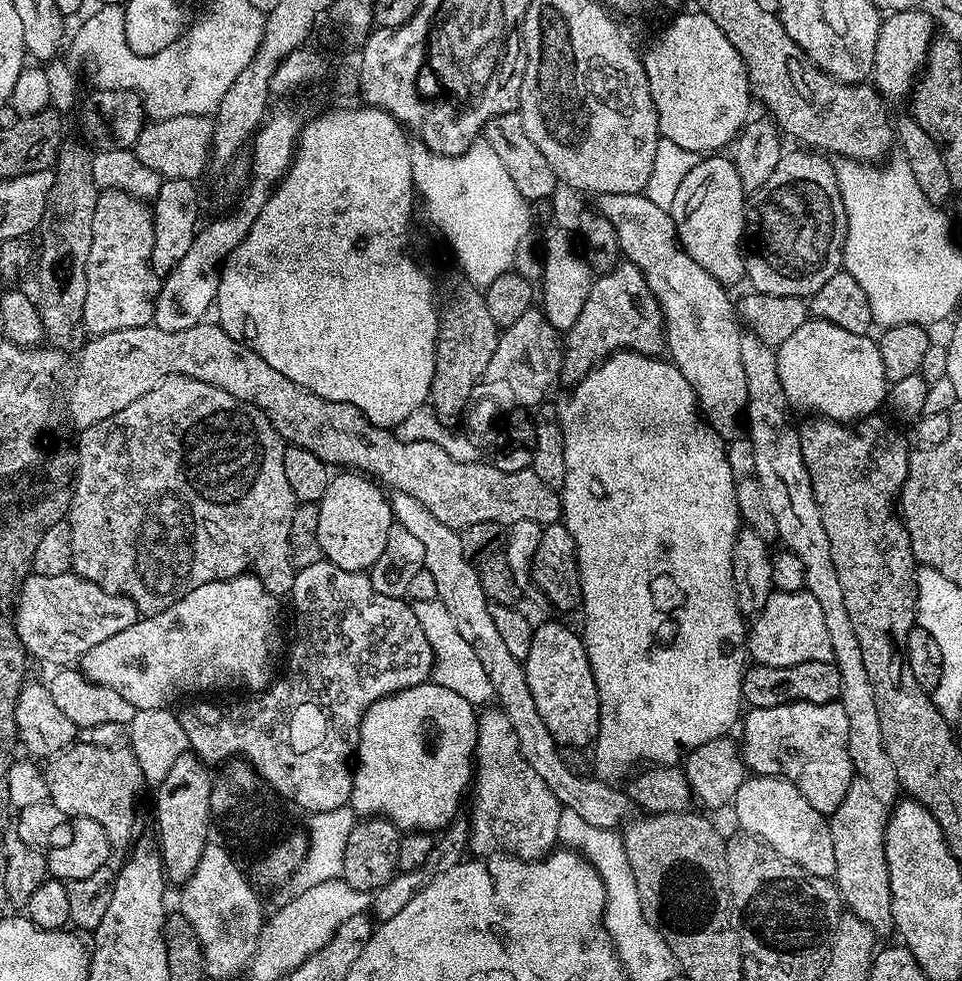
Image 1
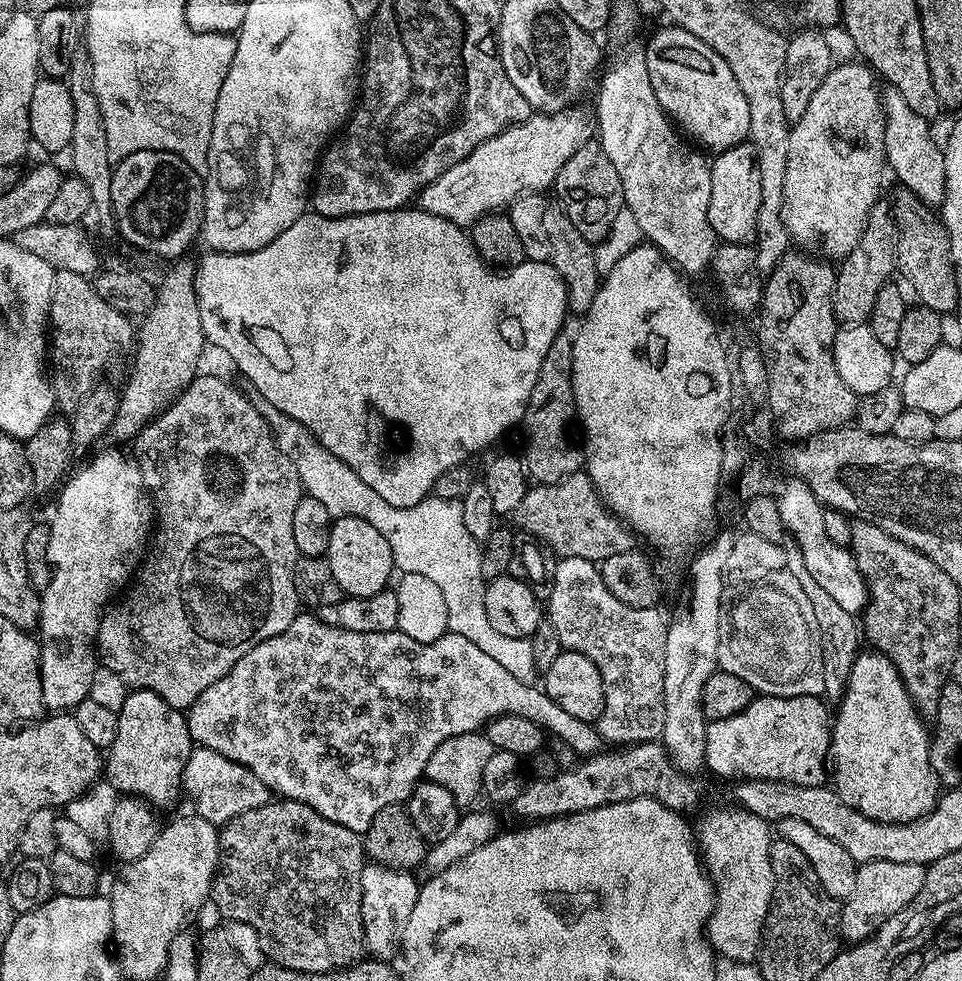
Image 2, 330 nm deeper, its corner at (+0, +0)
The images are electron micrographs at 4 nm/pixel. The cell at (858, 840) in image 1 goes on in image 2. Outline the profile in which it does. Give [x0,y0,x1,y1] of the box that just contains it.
[783,543,862,701]

